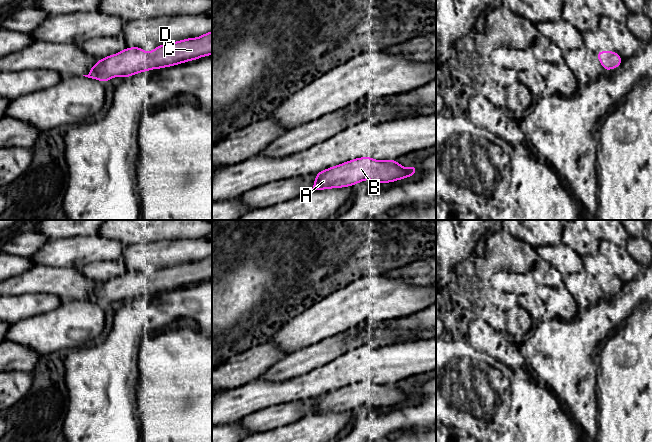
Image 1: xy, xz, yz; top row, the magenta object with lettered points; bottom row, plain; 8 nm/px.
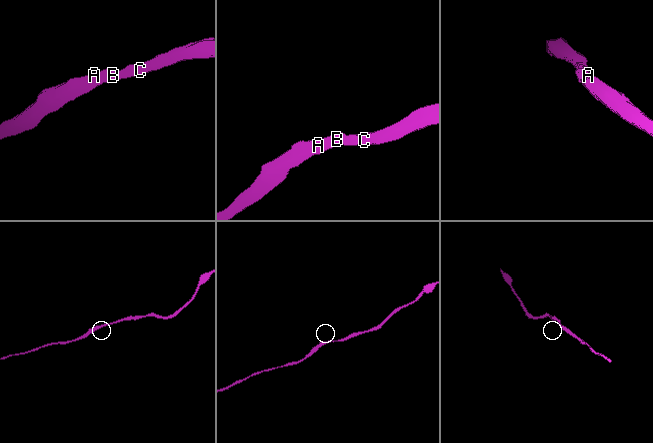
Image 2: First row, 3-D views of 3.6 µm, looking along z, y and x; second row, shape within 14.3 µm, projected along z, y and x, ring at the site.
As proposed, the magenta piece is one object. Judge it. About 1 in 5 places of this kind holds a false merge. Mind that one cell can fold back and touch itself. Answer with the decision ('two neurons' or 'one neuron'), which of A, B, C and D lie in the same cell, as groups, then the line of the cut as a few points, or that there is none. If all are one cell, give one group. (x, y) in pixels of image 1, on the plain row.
one neuron | A B C D | no cut

